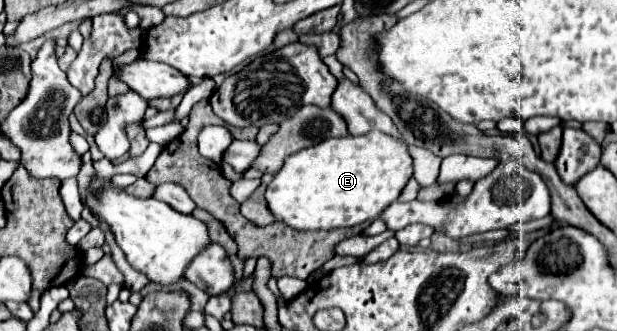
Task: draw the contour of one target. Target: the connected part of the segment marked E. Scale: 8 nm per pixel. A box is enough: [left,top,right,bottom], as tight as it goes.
[265,131,413,231]

